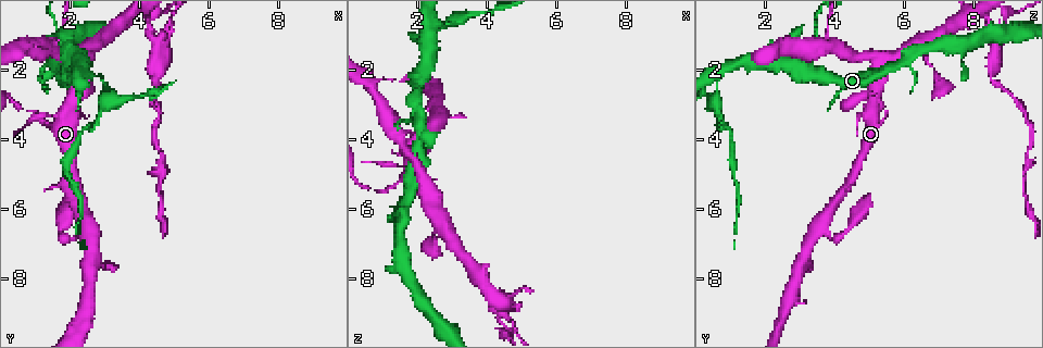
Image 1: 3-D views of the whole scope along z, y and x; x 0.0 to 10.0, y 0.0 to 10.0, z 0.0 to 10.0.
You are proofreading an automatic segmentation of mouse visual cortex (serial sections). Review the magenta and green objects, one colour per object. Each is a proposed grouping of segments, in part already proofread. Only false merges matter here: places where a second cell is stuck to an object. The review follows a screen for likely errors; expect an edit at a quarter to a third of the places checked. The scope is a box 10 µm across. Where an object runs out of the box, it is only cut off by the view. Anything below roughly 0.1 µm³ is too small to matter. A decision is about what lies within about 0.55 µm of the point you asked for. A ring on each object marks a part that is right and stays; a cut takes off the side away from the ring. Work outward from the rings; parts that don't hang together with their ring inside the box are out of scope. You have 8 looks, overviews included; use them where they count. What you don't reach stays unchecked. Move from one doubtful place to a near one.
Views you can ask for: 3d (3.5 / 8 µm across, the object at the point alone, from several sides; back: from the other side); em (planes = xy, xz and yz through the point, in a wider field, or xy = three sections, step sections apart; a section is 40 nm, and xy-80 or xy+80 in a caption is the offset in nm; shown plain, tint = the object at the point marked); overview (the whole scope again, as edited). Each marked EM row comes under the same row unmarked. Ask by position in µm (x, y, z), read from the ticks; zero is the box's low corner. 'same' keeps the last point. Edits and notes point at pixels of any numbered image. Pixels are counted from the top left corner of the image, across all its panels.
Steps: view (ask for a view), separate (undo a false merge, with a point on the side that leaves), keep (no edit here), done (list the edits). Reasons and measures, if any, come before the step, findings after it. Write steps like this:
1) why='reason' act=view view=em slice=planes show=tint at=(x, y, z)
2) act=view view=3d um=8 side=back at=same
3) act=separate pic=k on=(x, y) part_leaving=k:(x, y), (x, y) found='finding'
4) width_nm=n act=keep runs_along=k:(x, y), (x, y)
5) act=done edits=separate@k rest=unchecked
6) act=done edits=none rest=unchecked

why='sharp bend' act=view view=3d um=3.5 at=(2.00, 1.90, 3.15)

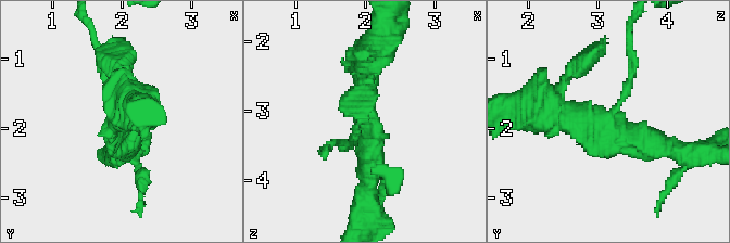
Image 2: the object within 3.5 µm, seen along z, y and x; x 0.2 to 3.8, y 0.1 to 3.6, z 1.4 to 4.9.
arms=3 arm_widths_nm=100,300,350 act=view view=em slice=xy step=3 show=tint at=(1.95, 1.95, 3.10)

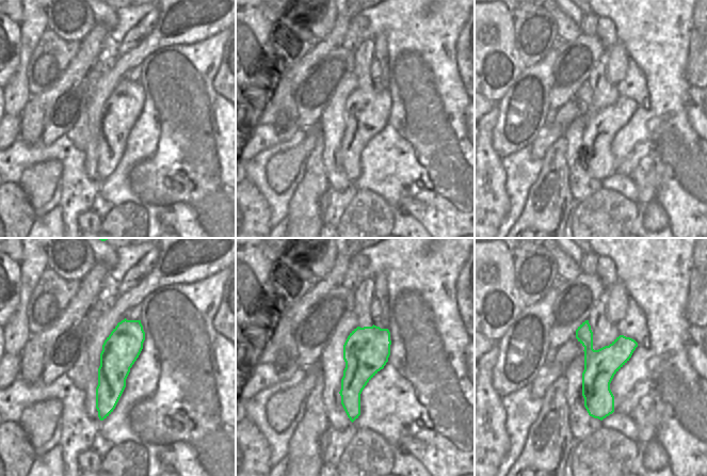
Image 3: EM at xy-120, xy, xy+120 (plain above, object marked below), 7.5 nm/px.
act=keep runs_along=2:(668, 148), (538, 104) found='continuous, no second cell'

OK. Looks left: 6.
why='sharp bend' act=view view=3d um=3.5 at=(2.35, 2.20, 0.65)

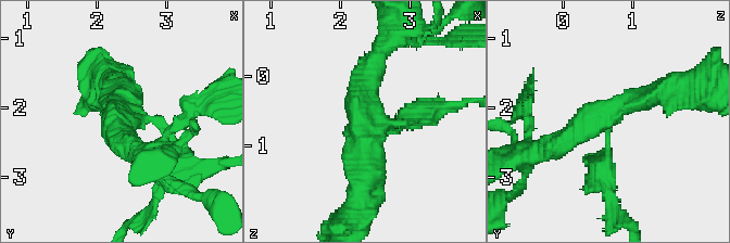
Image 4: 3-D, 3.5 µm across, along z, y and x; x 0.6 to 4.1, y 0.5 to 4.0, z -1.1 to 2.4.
arms=3 arm_widths_nm=100,350,400 act=view view=em slice=xy step=2 show=tint at=(2.40, 2.15, 0.65)

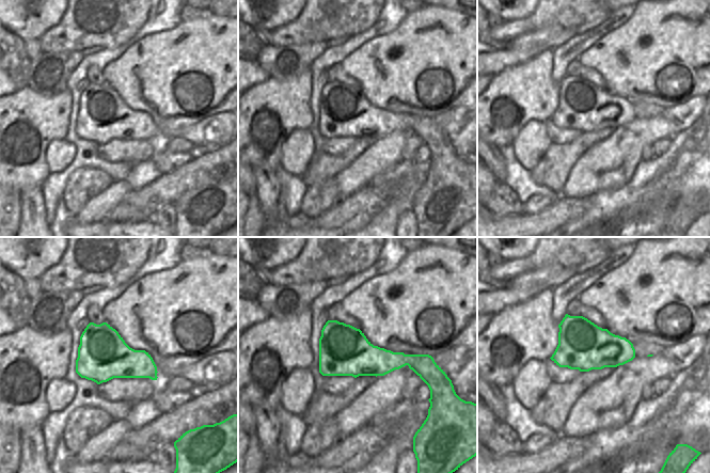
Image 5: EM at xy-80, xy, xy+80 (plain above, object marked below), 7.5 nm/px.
why='cut it another way' act=view view=em slice=xy step=3 show=tint at=same

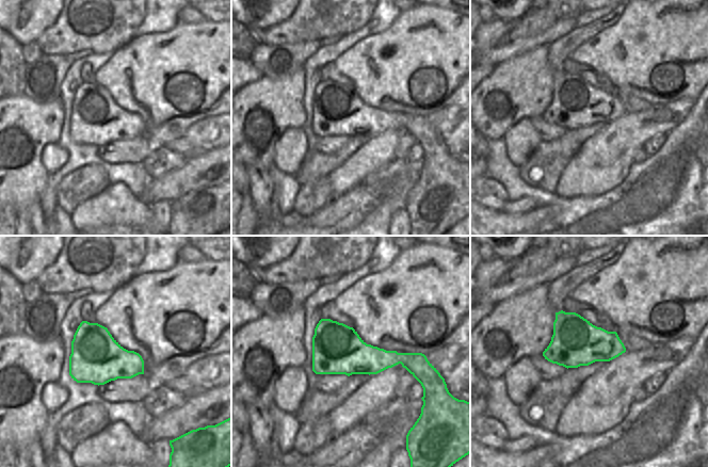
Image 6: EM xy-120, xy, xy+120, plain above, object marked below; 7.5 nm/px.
act=separate pic=4 on=(606, 157) border=6:(397, 353), (400, 363) found='two cells meet here'

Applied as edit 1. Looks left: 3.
act=view view=overview

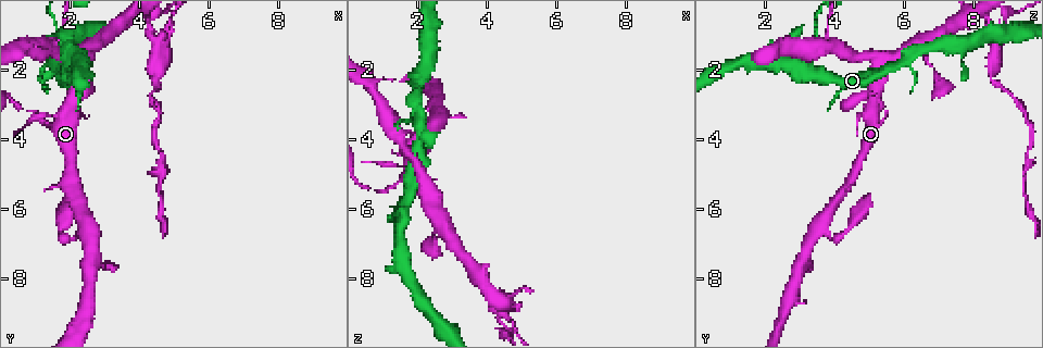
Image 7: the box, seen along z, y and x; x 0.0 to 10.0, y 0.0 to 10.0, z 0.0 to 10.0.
why='abrupt turn' act=view view=3d um=3.5 at=(2.35, 1.95, 5.40)

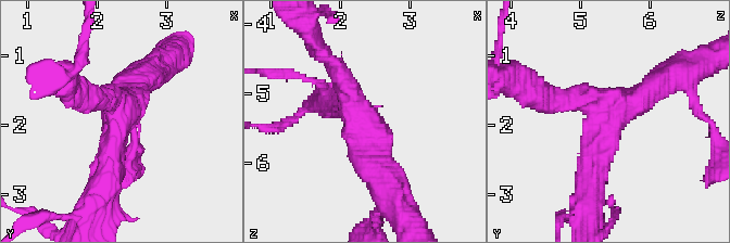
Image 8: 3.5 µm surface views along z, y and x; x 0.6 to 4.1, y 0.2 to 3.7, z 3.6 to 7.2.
arms=3 act=keep runs_along=8:(590, 183), (612, 114), (665, 80) found='one cell here'

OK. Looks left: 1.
act=done edits=separate@4 rest=unchecked

